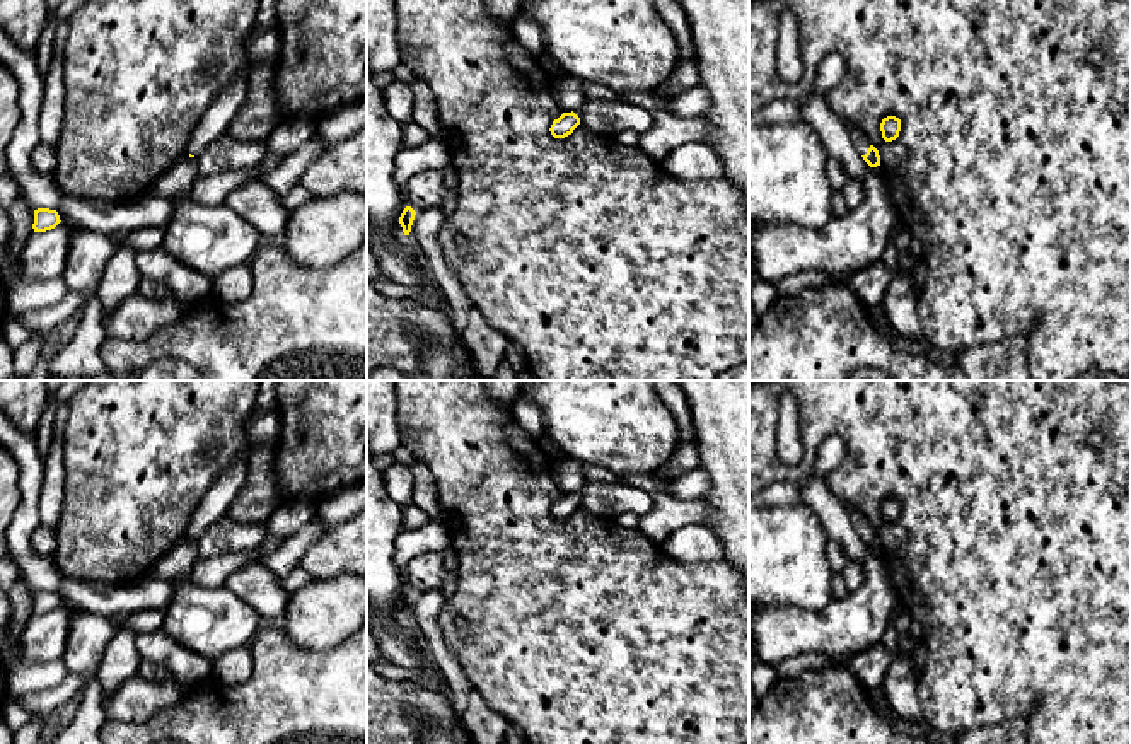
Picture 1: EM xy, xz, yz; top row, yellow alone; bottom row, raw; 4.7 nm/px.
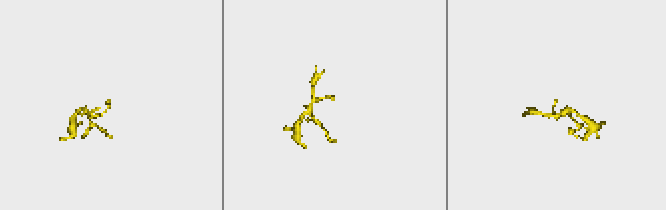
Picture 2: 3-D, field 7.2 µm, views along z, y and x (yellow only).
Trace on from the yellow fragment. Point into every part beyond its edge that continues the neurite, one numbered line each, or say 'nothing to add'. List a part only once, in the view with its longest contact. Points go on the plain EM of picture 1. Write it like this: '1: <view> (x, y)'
1: yz (858, 521)

